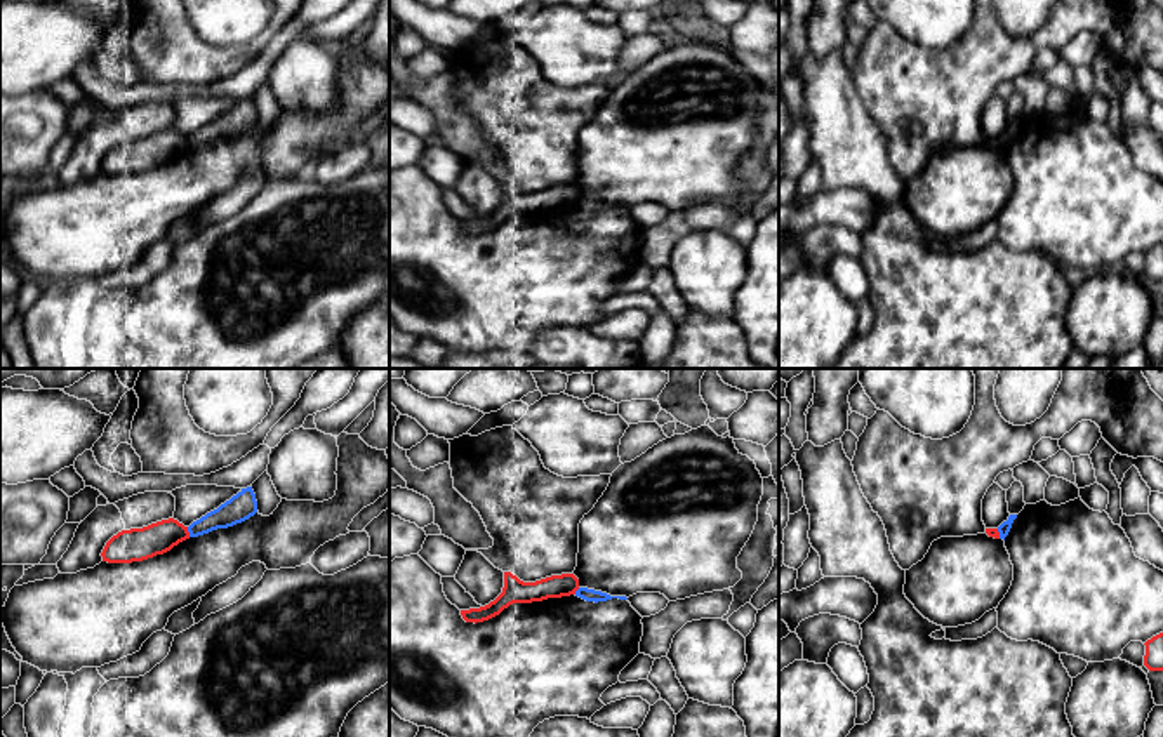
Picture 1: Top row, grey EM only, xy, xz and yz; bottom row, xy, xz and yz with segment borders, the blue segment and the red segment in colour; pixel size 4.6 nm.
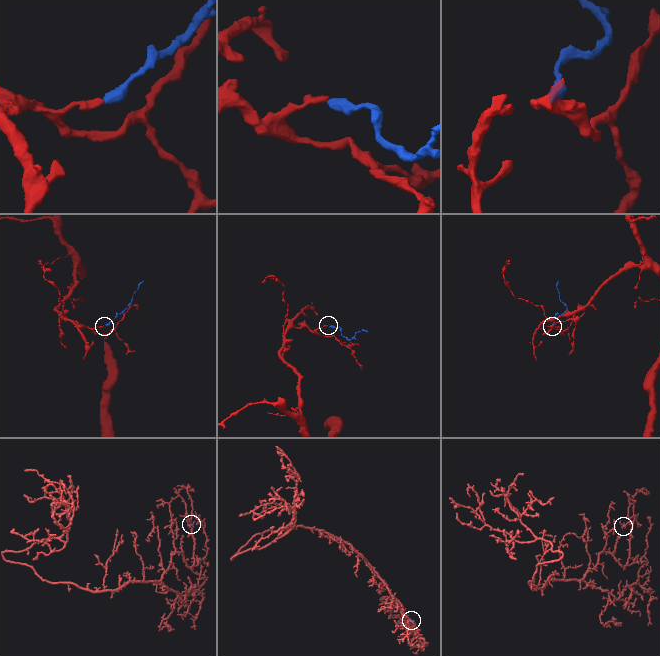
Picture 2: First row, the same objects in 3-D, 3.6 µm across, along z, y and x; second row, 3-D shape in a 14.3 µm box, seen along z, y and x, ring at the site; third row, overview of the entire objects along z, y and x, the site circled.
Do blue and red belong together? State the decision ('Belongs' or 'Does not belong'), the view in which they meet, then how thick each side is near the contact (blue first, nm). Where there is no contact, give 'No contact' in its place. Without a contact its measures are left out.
Does not belong. Touches blue in xy. Thickness 120 nm (blue) against 160 nm

